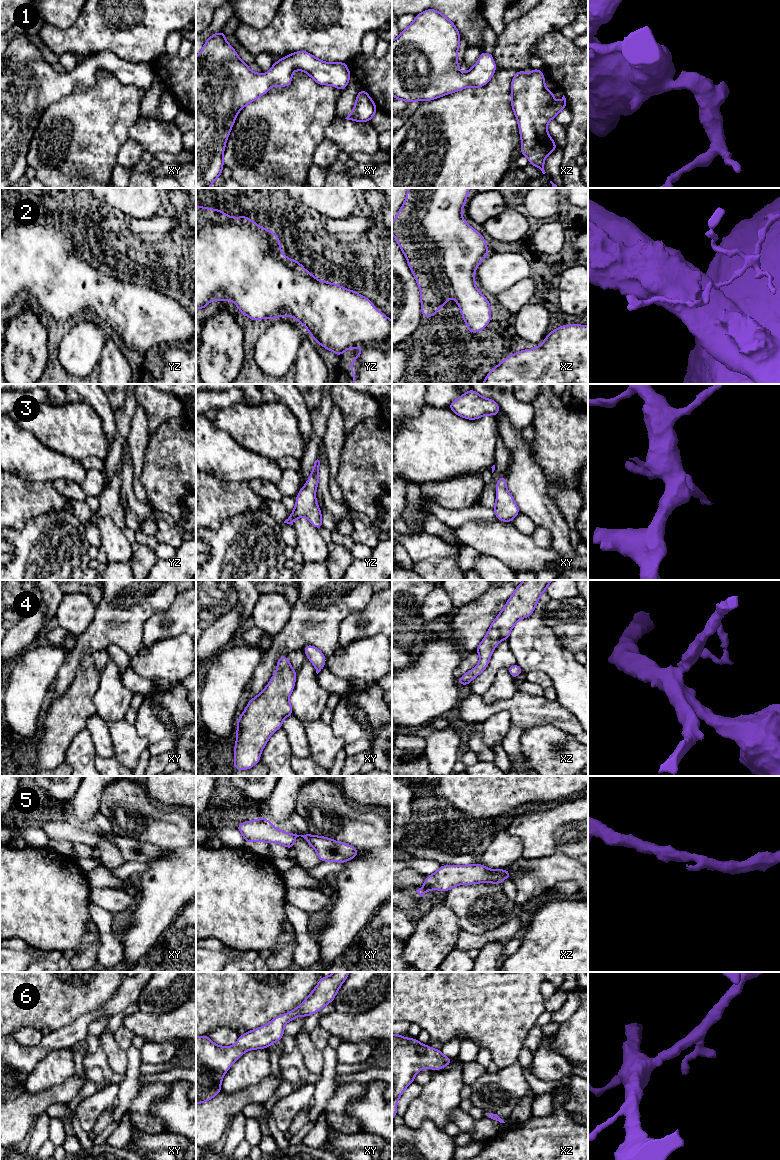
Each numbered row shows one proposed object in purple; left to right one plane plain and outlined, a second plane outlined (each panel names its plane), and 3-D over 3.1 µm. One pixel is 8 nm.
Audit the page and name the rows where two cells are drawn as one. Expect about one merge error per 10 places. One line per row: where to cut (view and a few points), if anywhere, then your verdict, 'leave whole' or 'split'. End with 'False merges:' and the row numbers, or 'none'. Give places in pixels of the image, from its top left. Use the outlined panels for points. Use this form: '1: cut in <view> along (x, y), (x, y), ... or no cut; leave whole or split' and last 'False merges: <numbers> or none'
1: no cut; leave whole
2: cut in yz along (254, 226), (261, 272), (257, 299), (262, 311), (249, 317); split
3: no cut; leave whole
4: no cut; leave whole
5: no cut; leave whole
6: no cut; leave whole
False merges: 2

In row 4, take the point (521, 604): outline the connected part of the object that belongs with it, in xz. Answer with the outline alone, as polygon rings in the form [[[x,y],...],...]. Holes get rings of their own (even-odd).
[[[524,580],[516,587],[513,595],[491,623],[486,636],[476,648],[480,657],[478,665],[457,679],[459,685],[469,685],[474,678],[488,667],[490,657],[498,643],[502,640],[508,641],[514,625],[520,619],[532,615],[540,596],[546,592],[552,581]]]

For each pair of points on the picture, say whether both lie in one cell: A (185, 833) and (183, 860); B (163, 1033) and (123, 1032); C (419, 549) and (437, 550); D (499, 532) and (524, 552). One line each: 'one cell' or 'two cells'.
A: two cells
B: two cells
C: one cell
D: one cell

